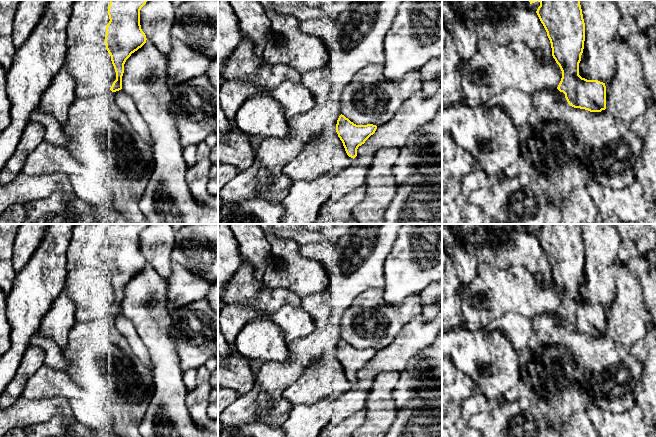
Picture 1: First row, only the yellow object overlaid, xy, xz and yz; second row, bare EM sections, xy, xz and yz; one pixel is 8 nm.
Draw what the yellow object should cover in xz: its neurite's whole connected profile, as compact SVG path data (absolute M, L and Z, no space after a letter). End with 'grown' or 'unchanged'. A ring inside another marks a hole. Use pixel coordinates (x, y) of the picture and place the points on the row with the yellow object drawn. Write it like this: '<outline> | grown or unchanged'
M340 115L337 124L336 132L343 143L347 155L351 158L357 156L357 149L365 143L365 141L375 133L376 125L356 125L344 115Z | unchanged

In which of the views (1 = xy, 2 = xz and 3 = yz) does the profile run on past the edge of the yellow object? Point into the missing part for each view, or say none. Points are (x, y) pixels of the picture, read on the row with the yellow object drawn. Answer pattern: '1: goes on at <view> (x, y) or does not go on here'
1: does not go on here
2: does not go on here
3: does not go on here

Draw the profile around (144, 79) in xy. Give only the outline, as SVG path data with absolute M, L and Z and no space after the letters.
M147 39L124 64L122 90L131 97L149 128L155 161L154 171L139 200L139 209L150 224L218 224L218 209L198 204L186 182L188 167L182 155L180 135L169 109L172 92L167 84L167 63L167 56L161 54Z

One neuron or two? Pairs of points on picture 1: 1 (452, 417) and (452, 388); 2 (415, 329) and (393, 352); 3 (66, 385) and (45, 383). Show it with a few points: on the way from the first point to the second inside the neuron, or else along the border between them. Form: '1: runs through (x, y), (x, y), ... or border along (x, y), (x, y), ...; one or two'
1: runs through (452, 410), (454, 400), (452, 395); one
2: runs through (409, 335), (399, 346); one
3: runs through (61, 384), (50, 383); one

